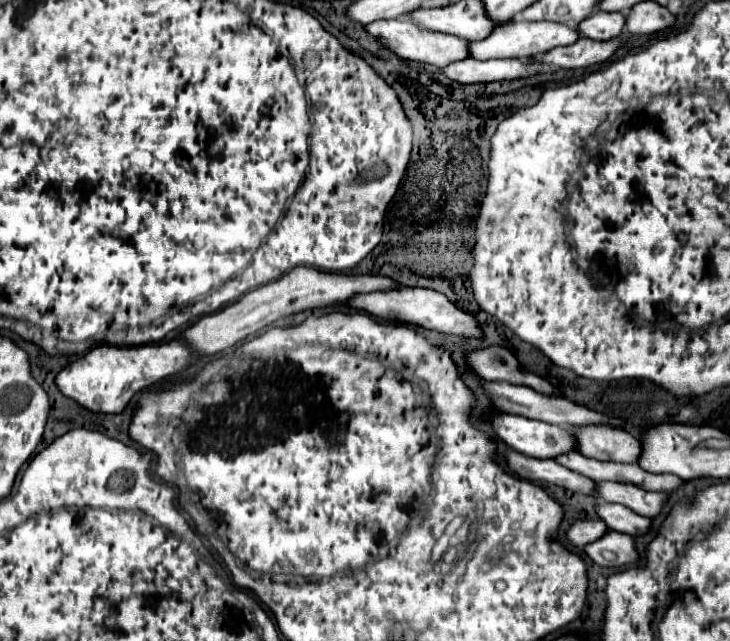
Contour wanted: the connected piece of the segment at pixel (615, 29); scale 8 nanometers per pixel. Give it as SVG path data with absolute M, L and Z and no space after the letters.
M595 12L593 16L579 22L577 32L583 38L605 42L609 38L615 38L621 34L625 26L625 16L619 12Z

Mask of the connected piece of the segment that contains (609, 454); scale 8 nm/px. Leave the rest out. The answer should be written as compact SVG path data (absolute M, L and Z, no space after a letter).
M591 424L583 426L581 430L573 428L571 434L575 436L577 450L583 456L591 456L597 460L635 464L641 452L637 436L611 424Z

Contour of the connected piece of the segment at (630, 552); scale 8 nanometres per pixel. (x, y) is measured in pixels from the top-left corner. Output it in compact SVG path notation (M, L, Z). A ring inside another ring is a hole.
M607 530L599 540L587 544L583 550L593 562L605 568L619 568L637 560L635 540L615 530Z

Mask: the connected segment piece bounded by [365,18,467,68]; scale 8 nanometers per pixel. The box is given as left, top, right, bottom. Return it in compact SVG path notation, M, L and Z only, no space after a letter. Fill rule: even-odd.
M377 20L365 26L365 32L371 34L373 38L379 38L393 54L397 54L403 60L415 60L415 62L425 62L433 64L437 68L443 68L451 62L467 58L467 40L461 40L457 36L441 34L441 32L431 32L415 26L411 20Z

